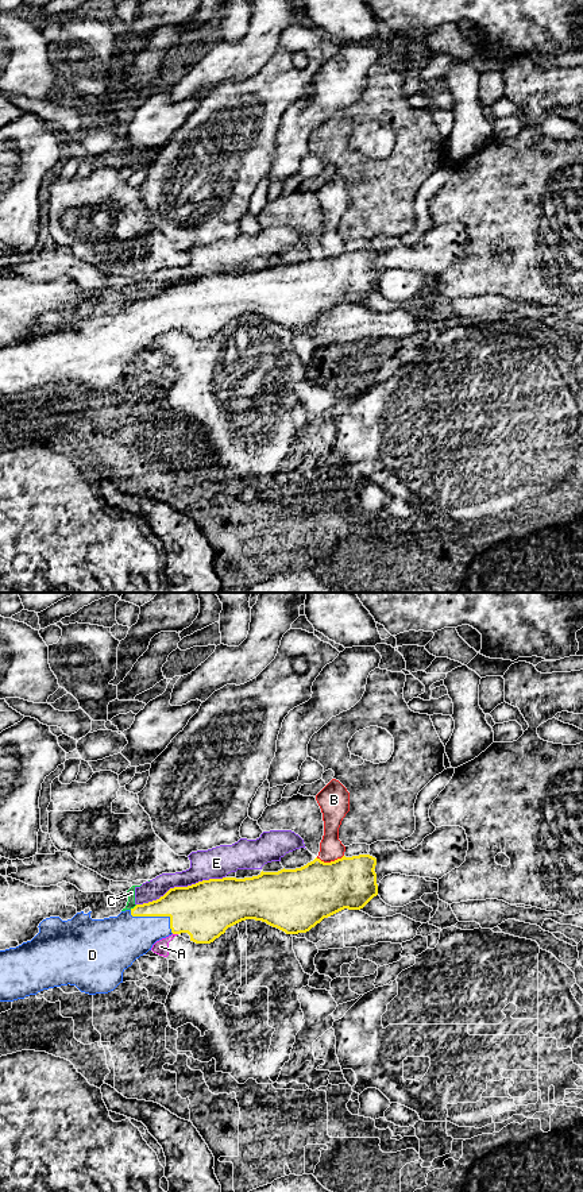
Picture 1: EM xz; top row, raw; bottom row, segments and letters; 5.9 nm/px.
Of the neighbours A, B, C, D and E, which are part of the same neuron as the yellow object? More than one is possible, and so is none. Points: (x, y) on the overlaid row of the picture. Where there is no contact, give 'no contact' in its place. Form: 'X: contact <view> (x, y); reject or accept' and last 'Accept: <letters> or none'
A: contact xz (176, 933); reject
B: contact xz (331, 861); reject
C: contact xz (134, 907); reject
D: contact xz (155, 915); accept
E: contact xz (180, 887); reject
Accept: D

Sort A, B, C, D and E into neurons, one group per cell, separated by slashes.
A / B / C E / D

